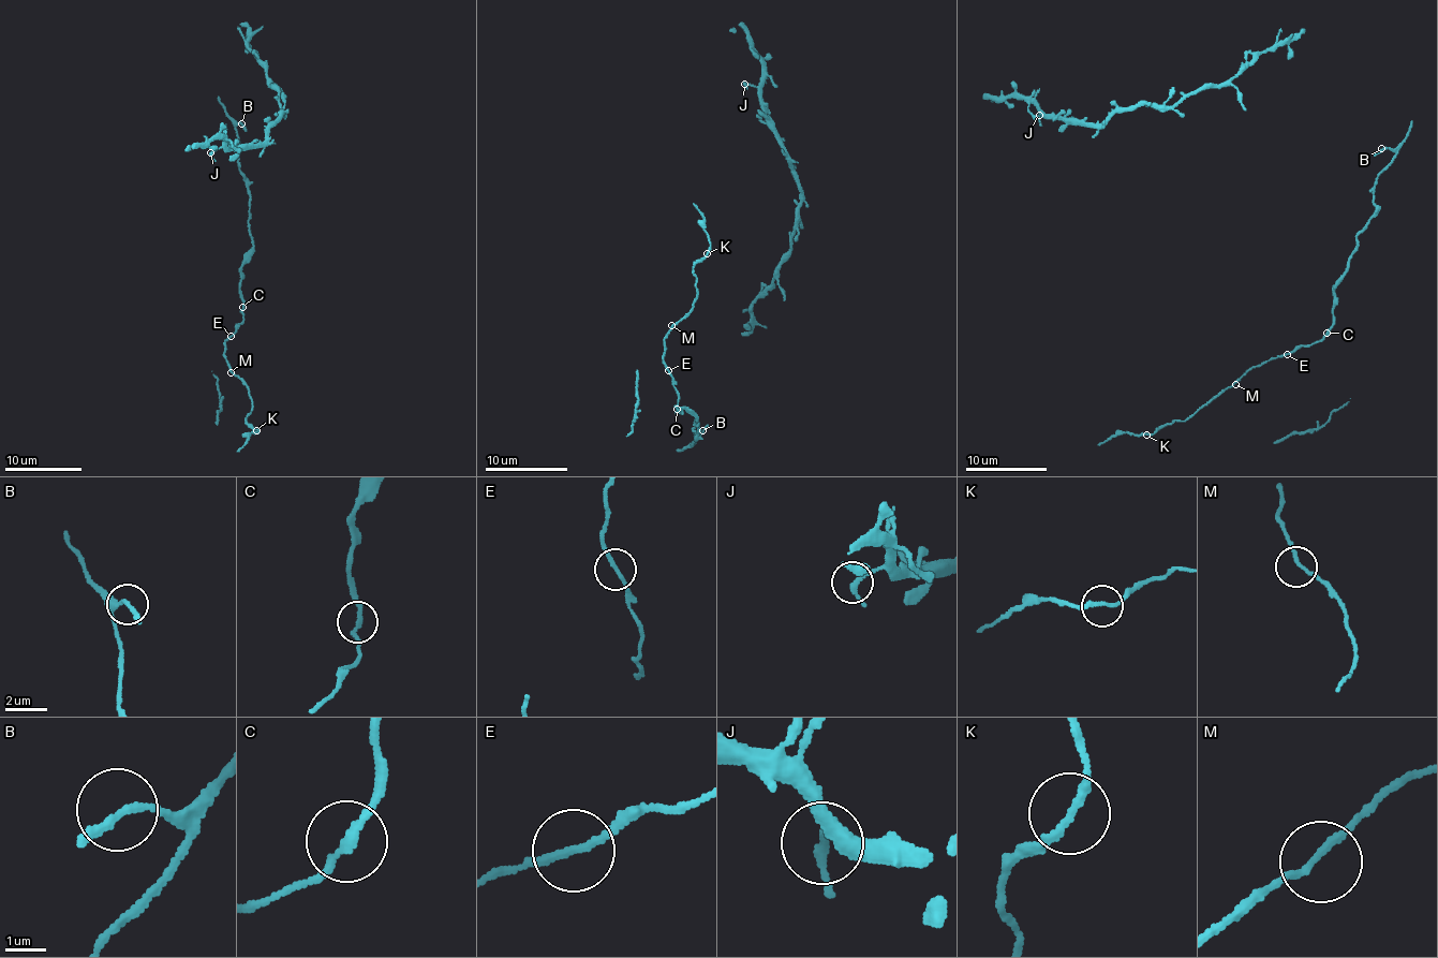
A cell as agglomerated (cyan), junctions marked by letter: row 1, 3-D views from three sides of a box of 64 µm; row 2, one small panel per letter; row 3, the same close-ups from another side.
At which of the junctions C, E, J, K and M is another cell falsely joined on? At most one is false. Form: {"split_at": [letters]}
{"split_at": []}

